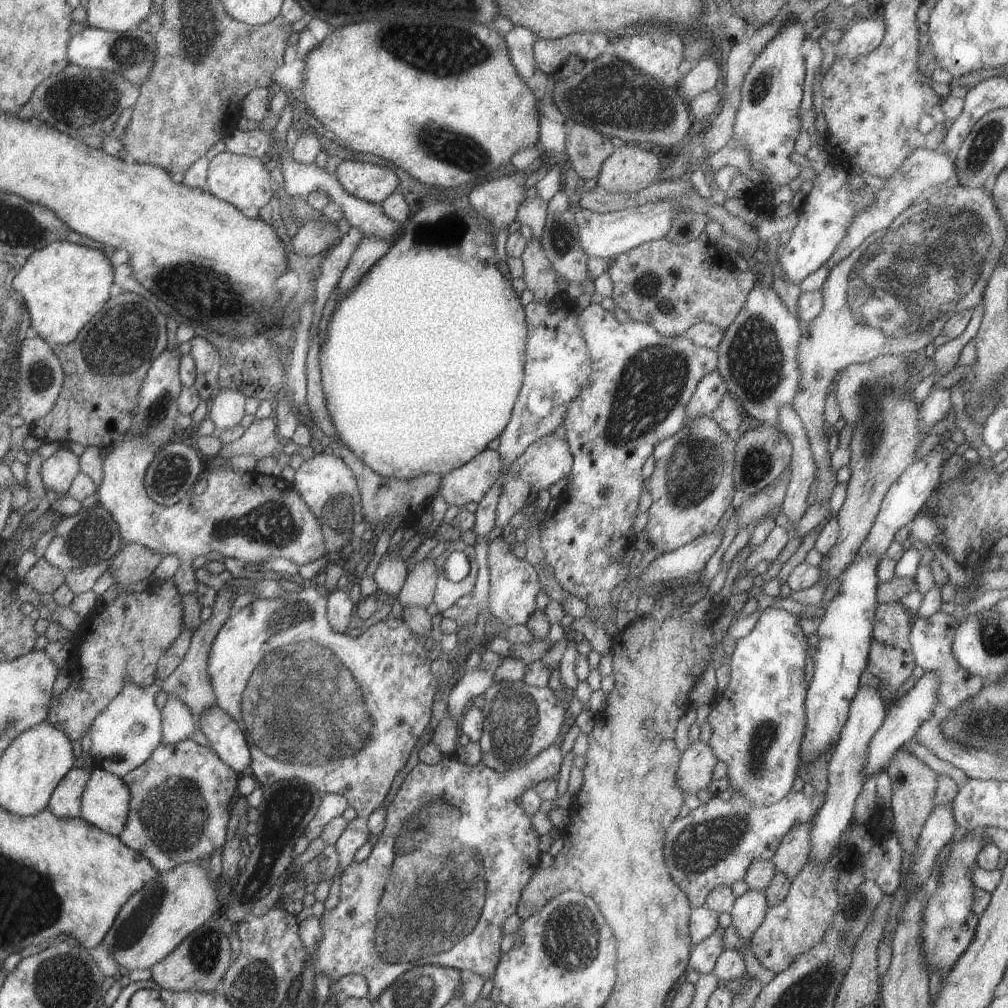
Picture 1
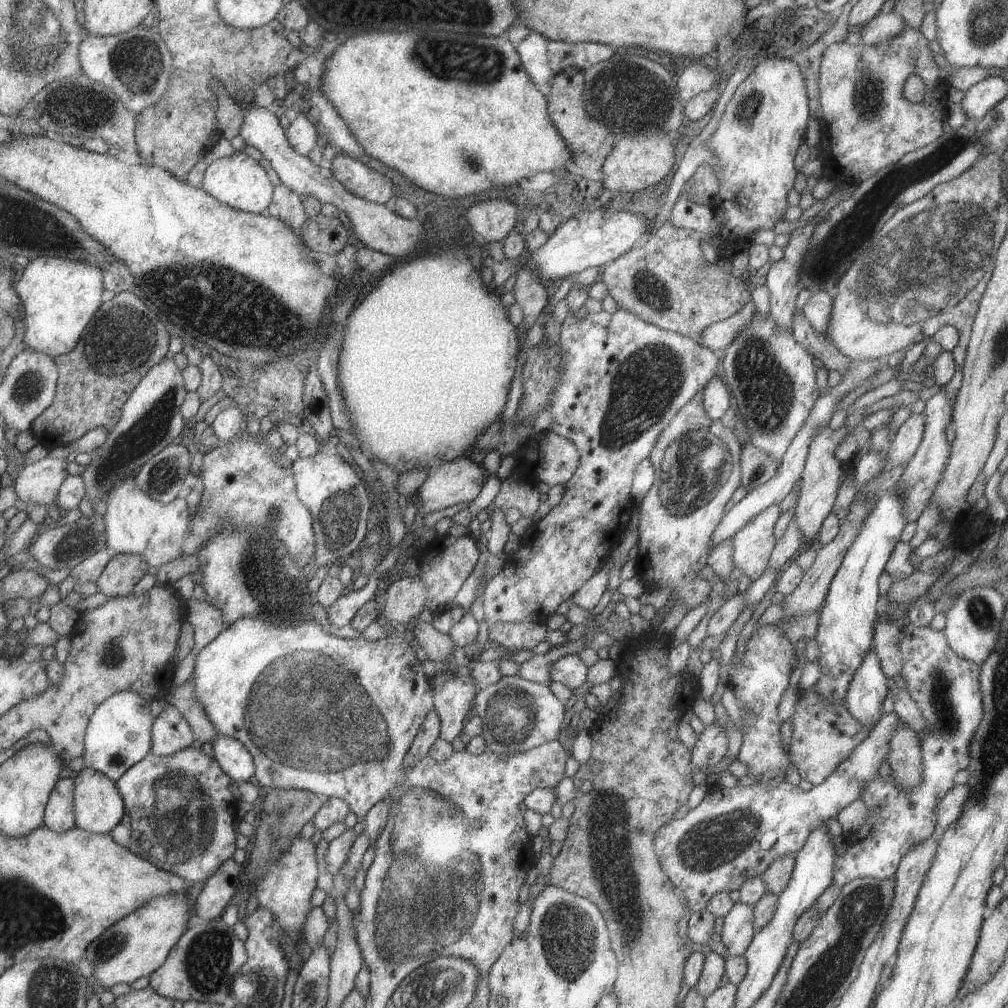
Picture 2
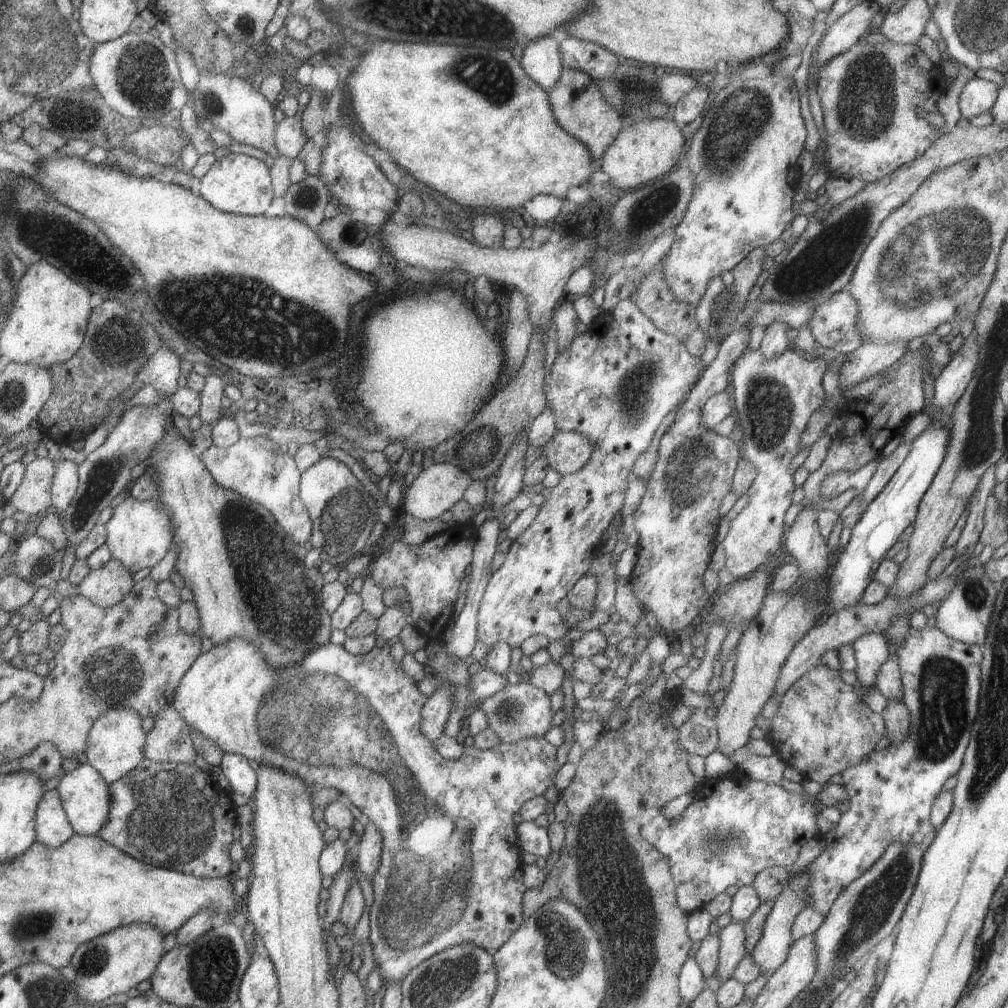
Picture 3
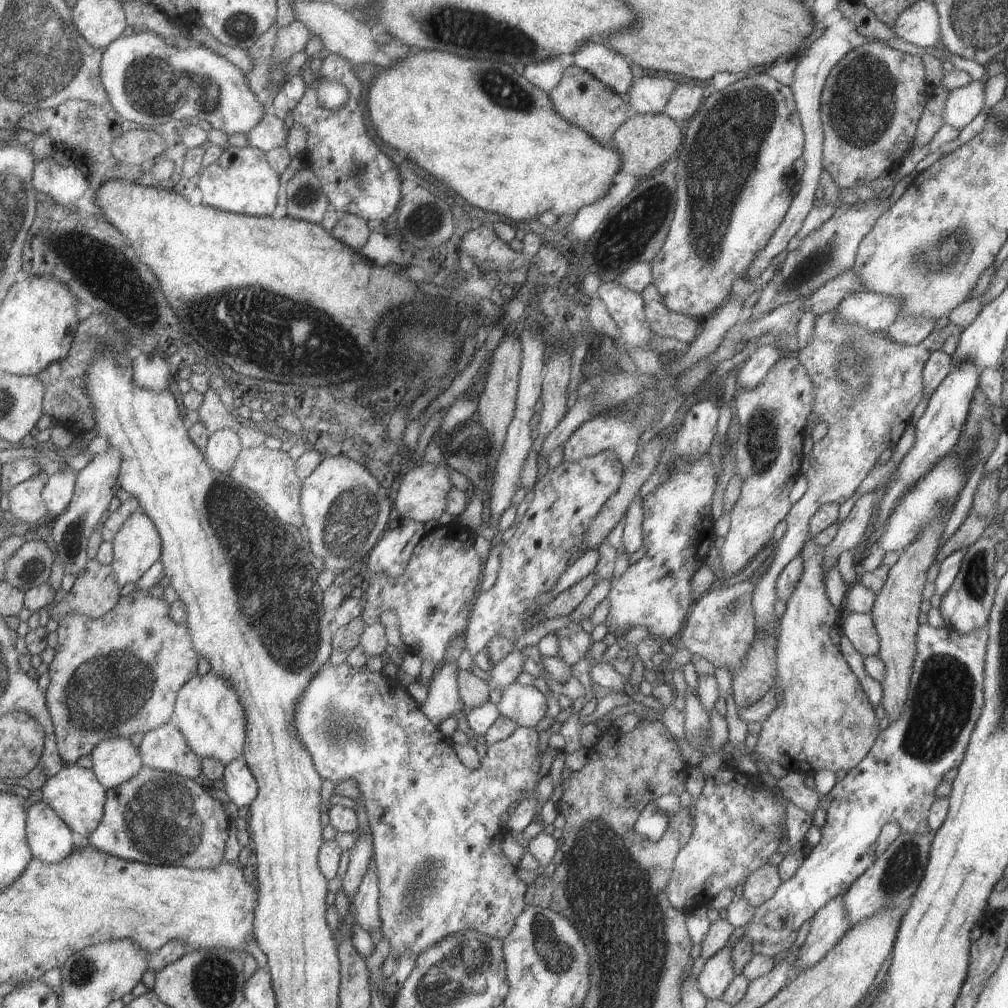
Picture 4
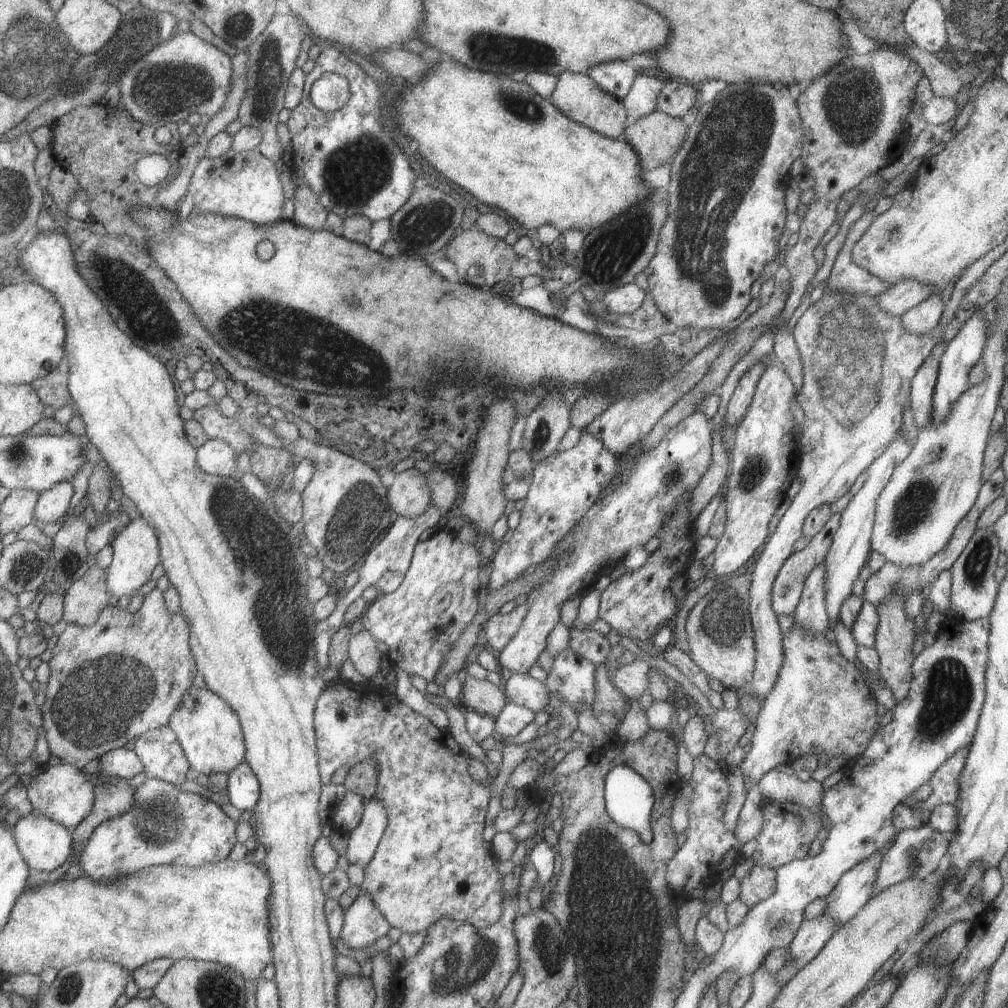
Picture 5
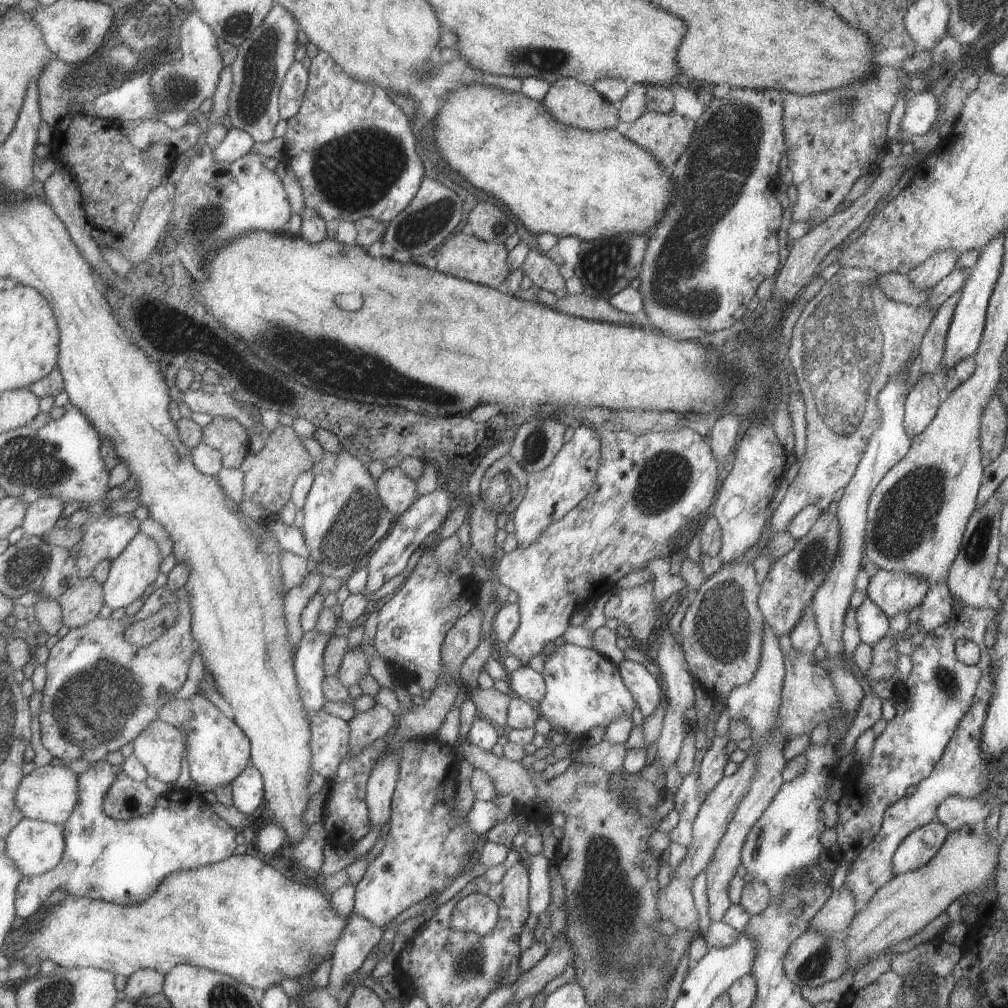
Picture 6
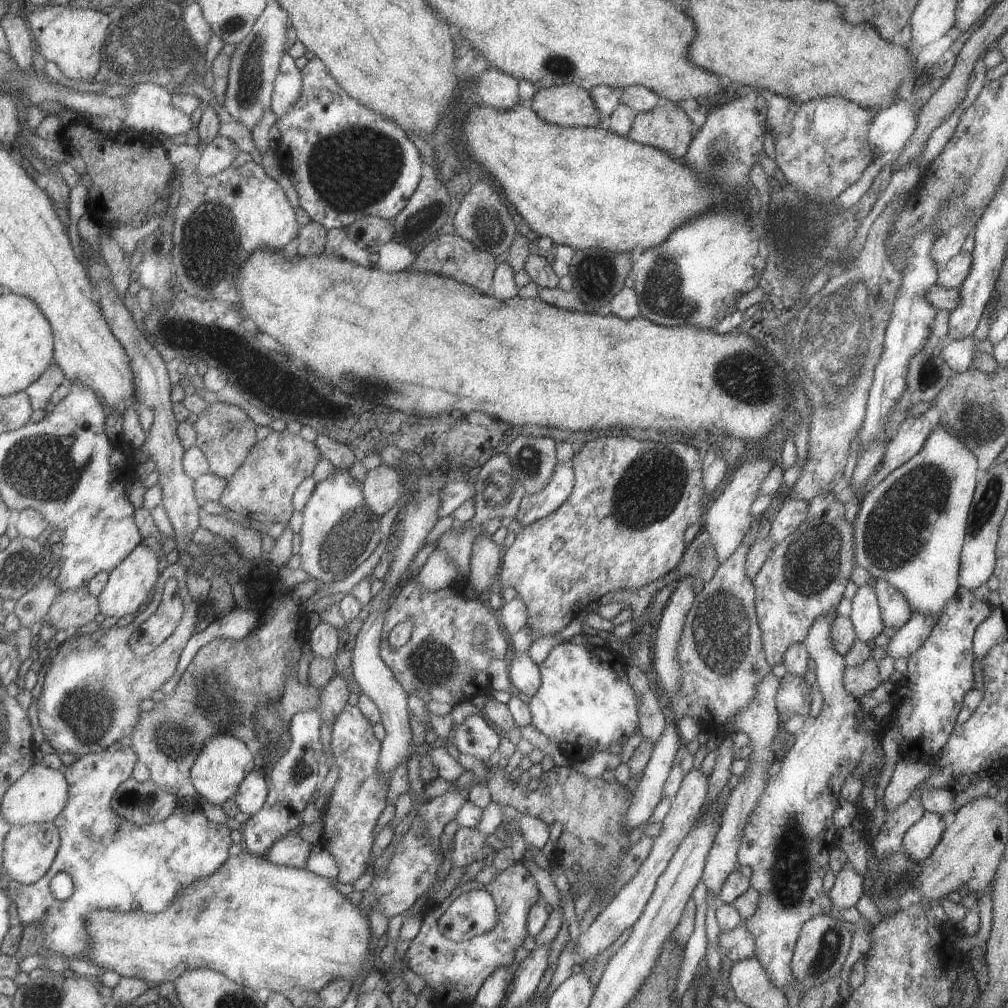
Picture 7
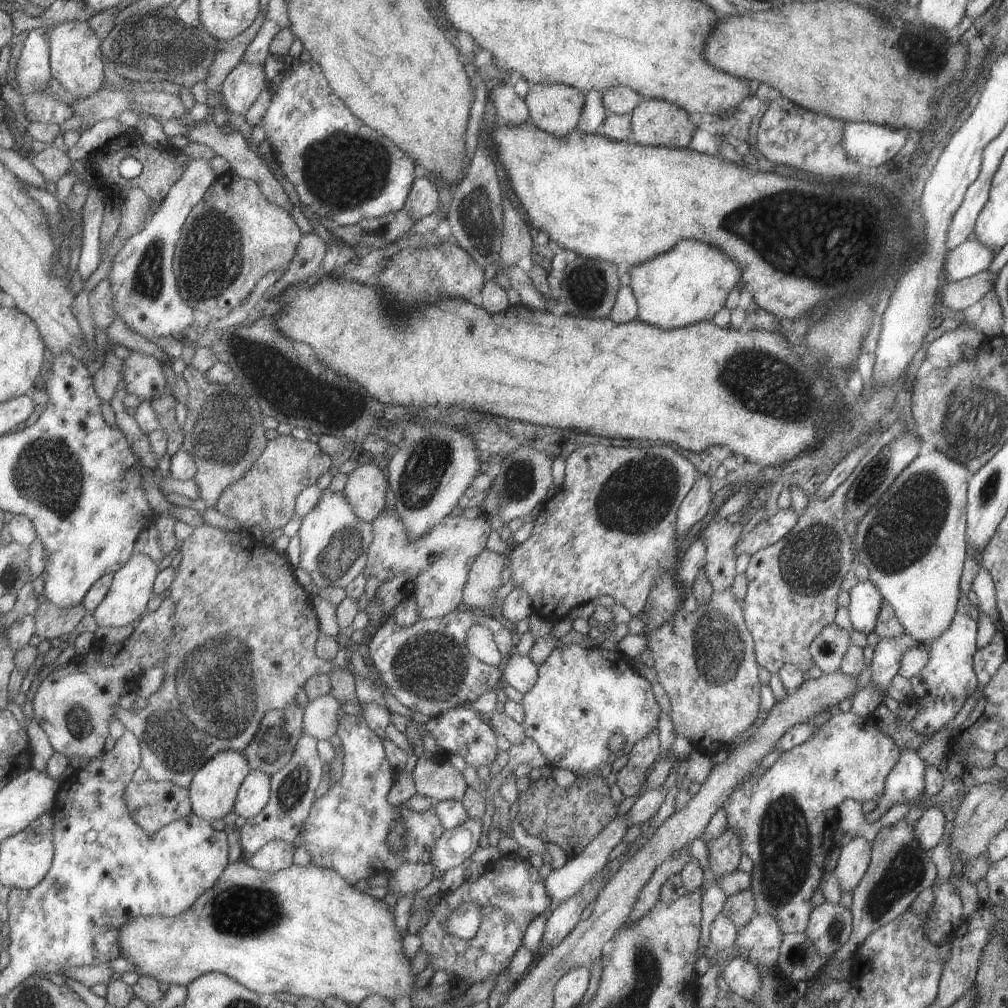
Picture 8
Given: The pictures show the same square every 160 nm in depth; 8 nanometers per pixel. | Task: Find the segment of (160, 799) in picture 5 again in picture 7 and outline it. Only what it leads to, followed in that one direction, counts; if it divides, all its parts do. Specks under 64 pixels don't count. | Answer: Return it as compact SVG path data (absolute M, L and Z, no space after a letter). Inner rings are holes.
M128 747L109 752L99 750L81 756L76 762L67 767L64 778L68 782L67 802L63 810L52 821L57 828L59 847L51 866L39 880L33 884L23 885L13 880L6 880L10 901L17 907L17 915L22 926L27 924L41 924L43 932L43 950L51 950L66 960L84 960L89 954L91 938L85 930L85 918L93 910L111 911L142 911L143 913L157 914L171 904L179 890L191 886L193 882L203 880L219 866L223 866L228 858L228 850L232 844L230 829L226 824L210 822L202 811L200 803L178 802L172 814L161 822L147 825L133 825L125 818L111 810L111 798L115 788L131 777L133 766L138 761L137 754ZM57 872L65 872L71 877L73 894L66 900L56 900L49 891L49 881Z

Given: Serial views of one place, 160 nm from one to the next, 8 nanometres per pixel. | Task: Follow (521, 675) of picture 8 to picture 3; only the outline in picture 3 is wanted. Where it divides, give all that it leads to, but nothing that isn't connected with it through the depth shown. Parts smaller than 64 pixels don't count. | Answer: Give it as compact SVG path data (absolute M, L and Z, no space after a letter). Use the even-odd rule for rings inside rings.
M520 682L515 685L505 684L499 692L485 698L481 702L480 710L487 716L488 728L495 730L500 743L517 742L529 736L544 736L551 728L551 719L554 716L551 712L551 704L543 690L536 688L527 682Z

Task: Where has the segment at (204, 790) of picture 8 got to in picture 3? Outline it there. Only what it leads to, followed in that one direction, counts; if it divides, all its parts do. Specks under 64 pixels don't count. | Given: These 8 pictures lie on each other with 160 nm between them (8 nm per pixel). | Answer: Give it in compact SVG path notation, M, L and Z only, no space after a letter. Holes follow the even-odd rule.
M231 638L229 642L225 642L221 646L212 646L211 650L200 653L175 688L173 708L189 728L193 728L201 736L209 738L209 742L219 746L222 753L239 754L240 757L252 761L255 765L261 764L263 766L265 764L265 766L273 766L275 770L279 768L283 772L289 772L297 778L301 778L310 788L317 784L317 786L339 790L342 800L351 802L375 826L375 830L379 830L383 844L379 868L375 870L375 876L371 878L373 902L371 902L369 913L369 942L379 976L387 984L401 983L409 970L418 966L419 962L449 946L465 942L471 942L493 955L493 952L502 946L503 942L506 942L509 936L521 926L524 919L522 898L526 889L522 882L523 863L519 856L520 846L513 816L523 803L541 795L552 786L556 774L556 748L549 744L543 736L529 736L529 738L523 738L517 742L499 742L491 749L464 748L463 754L457 759L441 758L433 749L433 741L427 740L419 728L421 706L423 706L426 697L417 690L416 682L407 674L403 674L401 663L395 662L389 656L390 648L386 645L380 643L363 656L353 656L353 654L346 652L341 645L336 646L327 642L311 652L307 652L303 656L301 666L299 664L285 666L283 670L271 670L271 666L267 666L263 654L255 648L257 646L243 642L243 638Z

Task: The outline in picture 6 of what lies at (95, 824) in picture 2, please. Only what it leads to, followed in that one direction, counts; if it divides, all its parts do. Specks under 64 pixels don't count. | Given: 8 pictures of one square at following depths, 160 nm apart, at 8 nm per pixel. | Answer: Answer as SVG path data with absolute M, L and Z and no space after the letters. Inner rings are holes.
M51 764L41 768L35 767L32 772L22 776L13 796L13 806L15 810L19 810L23 818L59 825L63 825L69 818L75 802L77 802L77 775L69 768Z

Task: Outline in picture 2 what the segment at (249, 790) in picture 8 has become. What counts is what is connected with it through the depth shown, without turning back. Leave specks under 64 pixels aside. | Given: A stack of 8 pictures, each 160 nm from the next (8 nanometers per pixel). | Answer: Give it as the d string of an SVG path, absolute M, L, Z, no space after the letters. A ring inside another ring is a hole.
M217 733L211 745L212 757L230 780L238 783L255 779L252 756L241 742Z

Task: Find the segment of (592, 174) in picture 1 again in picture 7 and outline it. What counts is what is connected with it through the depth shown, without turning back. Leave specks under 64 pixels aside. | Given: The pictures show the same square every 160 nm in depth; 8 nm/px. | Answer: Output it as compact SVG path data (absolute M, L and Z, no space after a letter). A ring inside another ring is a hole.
M571 84L537 89L531 98L529 110L533 110L533 114L539 120L551 125L561 127L598 127L603 125L599 122L599 112L593 106L588 92Z

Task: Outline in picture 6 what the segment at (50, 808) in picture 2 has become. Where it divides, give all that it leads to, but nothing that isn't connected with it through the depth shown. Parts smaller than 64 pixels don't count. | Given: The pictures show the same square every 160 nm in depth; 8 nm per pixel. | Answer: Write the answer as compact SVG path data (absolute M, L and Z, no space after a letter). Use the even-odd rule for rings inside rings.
M23 818L7 834L5 846L7 858L15 864L15 868L19 870L22 877L39 876L52 870L61 860L65 850L63 826Z

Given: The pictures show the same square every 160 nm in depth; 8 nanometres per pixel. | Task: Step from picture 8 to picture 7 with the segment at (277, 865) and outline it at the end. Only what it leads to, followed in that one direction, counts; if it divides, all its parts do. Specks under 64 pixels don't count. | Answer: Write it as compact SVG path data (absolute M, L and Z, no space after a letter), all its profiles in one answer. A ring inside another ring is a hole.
M291 832L277 840L263 855L266 862L273 865L305 868L309 856L309 844L301 840L295 832Z

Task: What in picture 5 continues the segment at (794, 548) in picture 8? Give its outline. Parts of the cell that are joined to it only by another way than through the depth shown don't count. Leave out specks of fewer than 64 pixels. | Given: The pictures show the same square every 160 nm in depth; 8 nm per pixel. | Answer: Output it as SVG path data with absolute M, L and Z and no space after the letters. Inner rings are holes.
M831 513L827 522L821 527L821 530L810 537L809 544L800 551L791 553L781 565L779 572L775 575L775 580L771 589L771 608L775 614L789 614L795 610L800 594L802 591L802 584L805 577L811 572L811 569L818 563L824 560L825 554L829 550L832 536L839 528L841 513Z

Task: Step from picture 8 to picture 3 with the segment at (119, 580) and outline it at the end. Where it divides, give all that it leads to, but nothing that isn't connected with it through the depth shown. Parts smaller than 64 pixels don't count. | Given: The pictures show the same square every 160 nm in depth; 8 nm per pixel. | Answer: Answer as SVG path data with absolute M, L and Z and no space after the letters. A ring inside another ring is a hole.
M127 496L113 508L111 518L104 525L104 533L107 534L104 544L109 548L111 559L121 562L132 576L139 570L155 566L173 545L169 516L153 499L141 502Z

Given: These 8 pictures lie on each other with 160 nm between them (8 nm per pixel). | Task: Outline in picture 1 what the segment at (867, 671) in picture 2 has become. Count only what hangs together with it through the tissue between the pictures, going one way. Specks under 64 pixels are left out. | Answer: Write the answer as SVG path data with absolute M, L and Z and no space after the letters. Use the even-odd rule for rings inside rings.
M858 688L849 705L848 717L840 730L840 737L832 748L832 754L826 766L827 788L809 833L809 861L813 861L816 865L824 865L828 861L834 844L840 839L843 830L849 826L854 800L861 792L865 782L863 772L869 741L885 717L885 702L879 696L876 688Z

